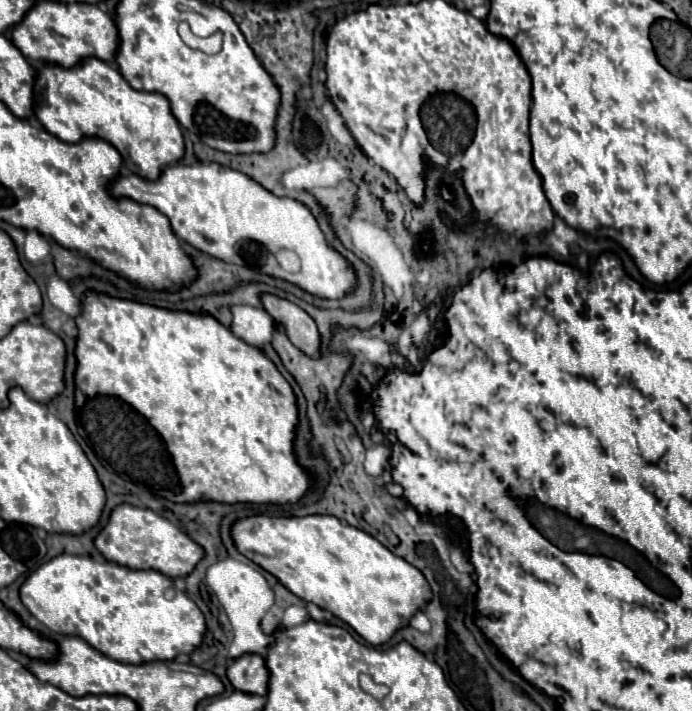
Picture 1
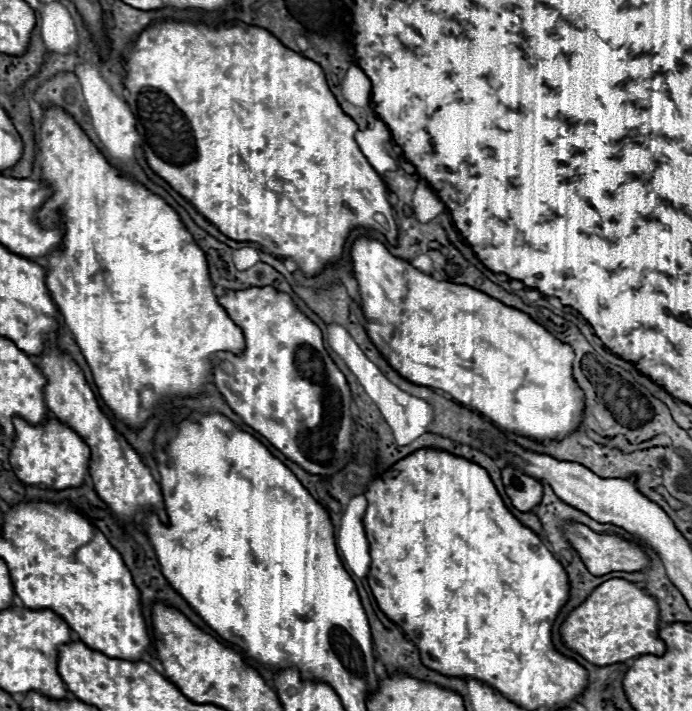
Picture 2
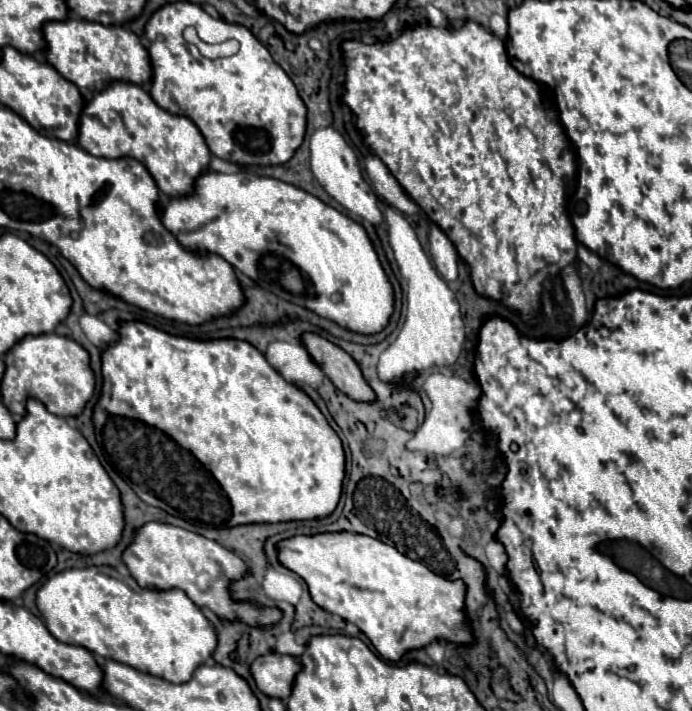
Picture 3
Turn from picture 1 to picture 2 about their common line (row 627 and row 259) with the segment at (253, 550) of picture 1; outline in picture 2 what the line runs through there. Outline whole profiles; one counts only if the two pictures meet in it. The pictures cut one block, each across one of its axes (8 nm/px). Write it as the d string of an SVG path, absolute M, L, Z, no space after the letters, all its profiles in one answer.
M358 236L350 246L352 272L358 282L360 308L366 320L366 332L386 362L408 382L448 392L456 402L484 414L502 430L532 436L538 440L558 440L582 422L582 390L572 378L570 346L558 342L540 324L524 312L502 304L464 284L434 280L410 262L396 258L372 236Z

